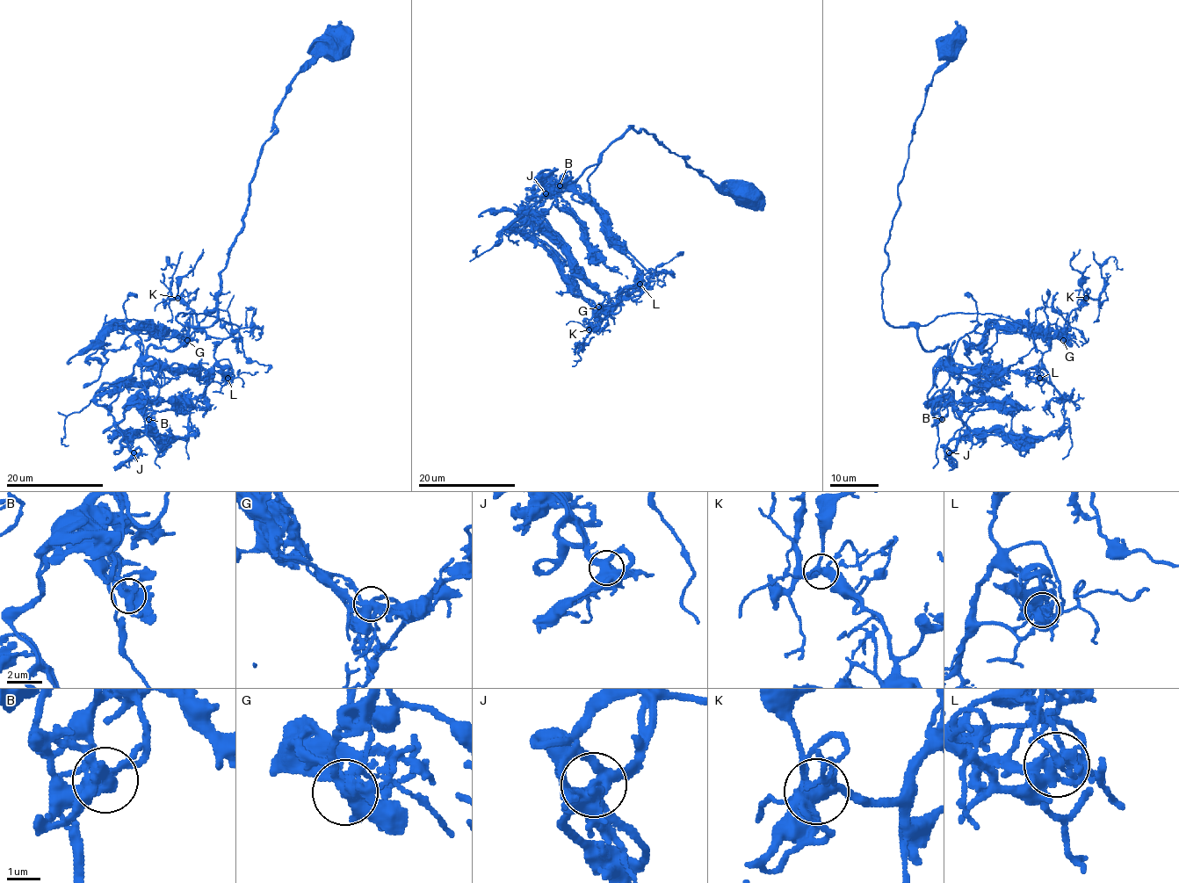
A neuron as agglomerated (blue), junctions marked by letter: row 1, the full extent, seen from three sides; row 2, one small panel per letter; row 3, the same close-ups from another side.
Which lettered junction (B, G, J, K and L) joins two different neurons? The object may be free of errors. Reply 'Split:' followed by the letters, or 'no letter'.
Split: no letter

